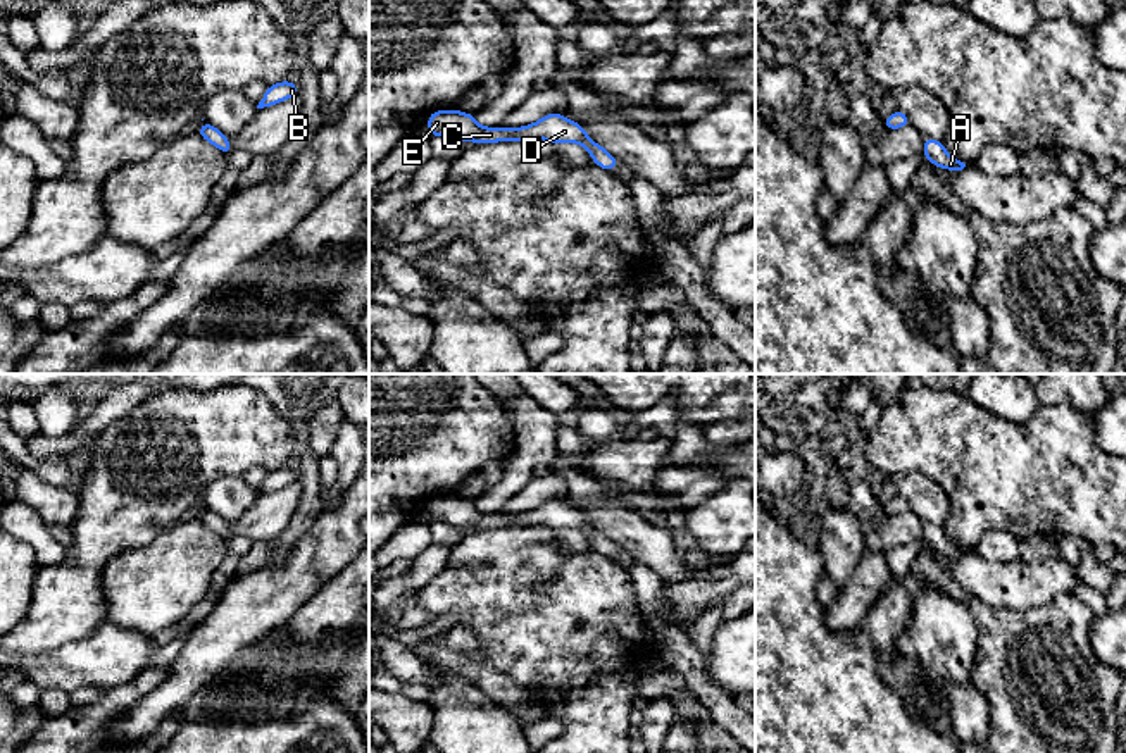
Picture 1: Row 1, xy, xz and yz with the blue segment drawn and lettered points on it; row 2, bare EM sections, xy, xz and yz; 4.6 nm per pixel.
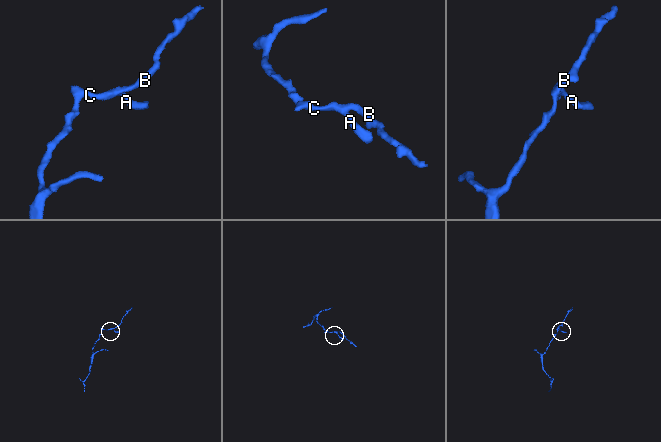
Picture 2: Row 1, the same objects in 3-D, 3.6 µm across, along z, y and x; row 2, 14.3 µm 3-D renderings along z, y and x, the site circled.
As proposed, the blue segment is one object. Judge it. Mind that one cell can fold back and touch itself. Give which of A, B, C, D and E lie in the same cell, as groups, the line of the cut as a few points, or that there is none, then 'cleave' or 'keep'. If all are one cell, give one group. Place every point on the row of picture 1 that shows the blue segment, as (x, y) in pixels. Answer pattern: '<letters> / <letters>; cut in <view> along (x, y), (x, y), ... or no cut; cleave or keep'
A B C D E; no cut; keep

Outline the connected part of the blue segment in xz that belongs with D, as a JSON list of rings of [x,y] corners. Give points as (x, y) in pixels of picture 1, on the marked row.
[[[435,110],[428,121],[429,140],[435,136],[447,136],[457,141],[474,141],[476,145],[498,141],[533,141],[545,140],[550,143],[576,143],[581,145],[600,169],[612,172],[619,159],[612,157],[602,145],[595,143],[586,129],[562,114],[552,112],[533,124],[522,128],[483,128],[476,122],[474,114],[460,110]]]

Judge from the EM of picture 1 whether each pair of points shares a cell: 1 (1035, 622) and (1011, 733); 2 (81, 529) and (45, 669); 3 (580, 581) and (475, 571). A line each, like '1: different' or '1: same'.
1: same
2: different
3: same

